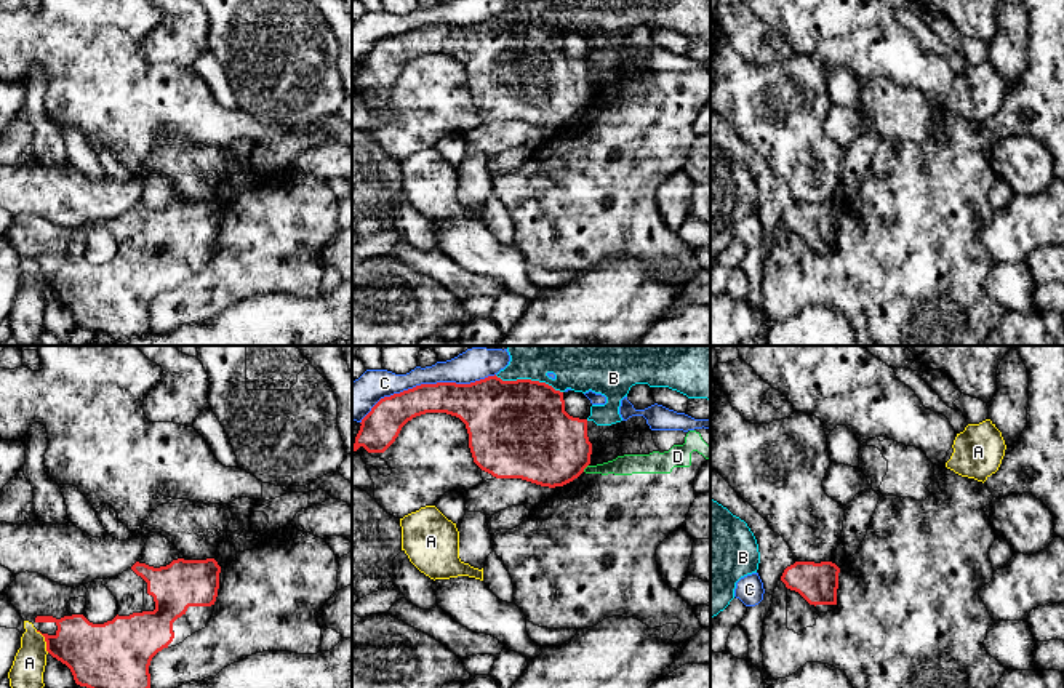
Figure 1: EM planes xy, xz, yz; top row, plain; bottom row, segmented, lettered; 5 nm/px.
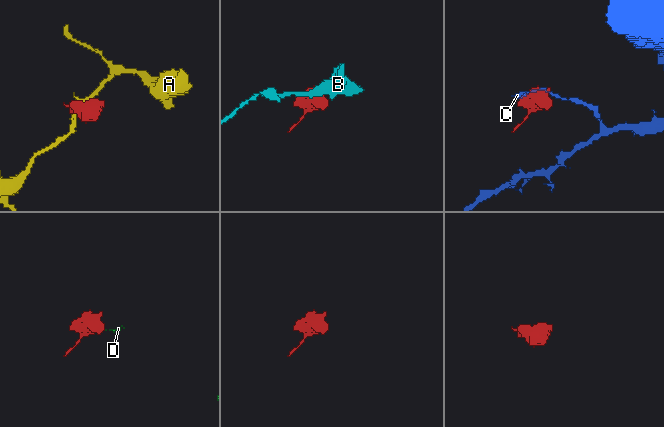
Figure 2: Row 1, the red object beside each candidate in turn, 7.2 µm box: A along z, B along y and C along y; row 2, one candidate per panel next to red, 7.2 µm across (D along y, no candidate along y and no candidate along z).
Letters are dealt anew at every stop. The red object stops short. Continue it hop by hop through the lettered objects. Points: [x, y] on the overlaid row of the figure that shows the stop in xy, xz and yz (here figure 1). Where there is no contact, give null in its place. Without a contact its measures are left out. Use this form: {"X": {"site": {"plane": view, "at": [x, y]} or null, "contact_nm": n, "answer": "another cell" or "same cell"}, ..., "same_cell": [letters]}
{"A": {"site": {"plane": "xy", "at": [45, 640]}, "contact_nm": 130, "answer": "another cell"}, "B": {"site": {"plane": "xz", "at": [528, 380]}, "contact_nm": 360, "answer": "another cell"}, "C": {"site": {"plane": "xz", "at": [426, 384]}, "contact_nm": 700, "answer": "another cell"}, "D": {"site": {"plane": "xz", "at": [586, 466]}, "contact_nm": 50, "answer": "another cell"}, "same_cell": []}

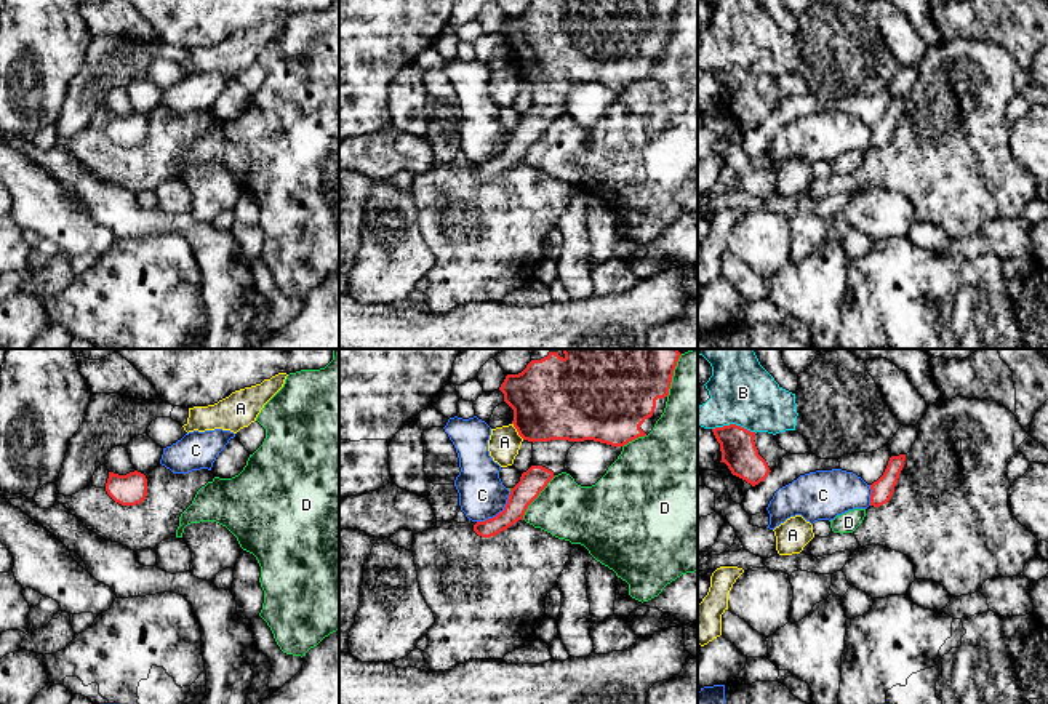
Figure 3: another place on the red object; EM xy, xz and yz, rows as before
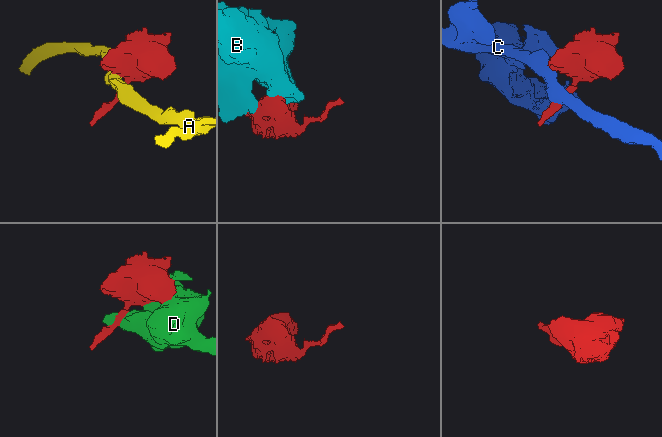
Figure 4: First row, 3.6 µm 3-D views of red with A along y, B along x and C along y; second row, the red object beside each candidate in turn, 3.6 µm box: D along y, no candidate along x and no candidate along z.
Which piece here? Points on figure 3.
{"A": {"site": {"plane": "xz", "at": [517, 431]}, "contact_nm": 110, "answer": "another cell"}, "B": {"site": {"plane": "yz", "at": [735, 424]}, "contact_nm": 220, "answer": "another cell"}, "C": {"site": {"plane": "xz", "at": [500, 512]}, "contact_nm": 240, "answer": "another cell"}, "D": {"site": {"plane": "xz", "at": [536, 496]}, "contact_nm": 280, "answer": "another cell"}, "same_cell": []}

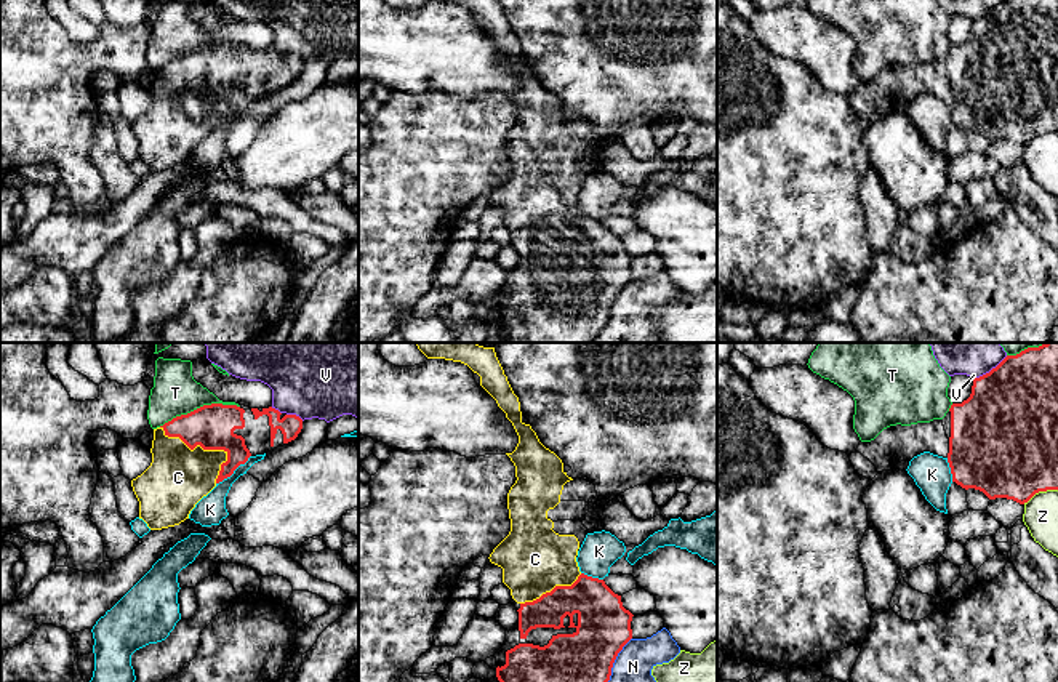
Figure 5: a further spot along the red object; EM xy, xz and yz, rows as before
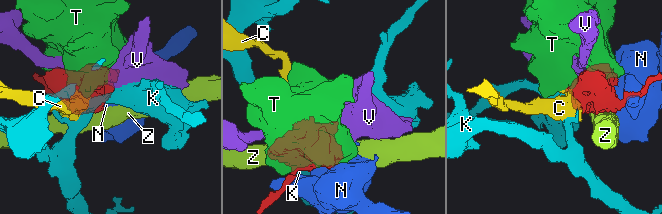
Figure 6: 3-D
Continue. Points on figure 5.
{"C": {"site": {"plane": "xy", "at": [207, 449]}, "contact_nm": 400, "answer": "same cell"}, "K": {"site": {"plane": "xy", "at": [234, 469]}, "contact_nm": 220, "answer": "another cell"}, "N": {"site": {"plane": "xz", "at": [615, 658]}, "contact_nm": 260, "answer": "another cell"}, "T": {"site": {"plane": "xy", "at": [200, 407]}, "contact_nm": 420, "answer": "another cell"}, "V": {"site": {"plane": "yz", "at": [991, 370]}, "contact_nm": 220, "answer": "another cell"}, "Z": {"site": {"plane": "yz", "at": [1039, 490]}, "contact_nm": 190, "answer": "another cell"}, "same_cell": ["C"]}

